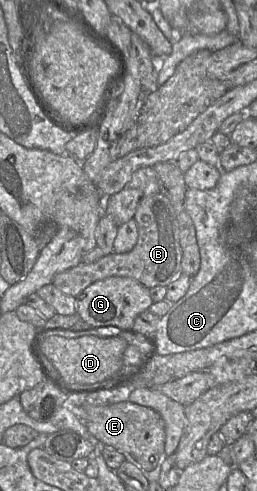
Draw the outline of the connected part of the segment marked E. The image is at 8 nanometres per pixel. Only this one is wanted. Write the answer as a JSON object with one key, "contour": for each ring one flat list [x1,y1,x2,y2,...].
{"contour":[[129,400,114,404,76,404,78,417,101,447,127,451,146,473,156,473,165,455,165,425,161,415,152,408]]}

